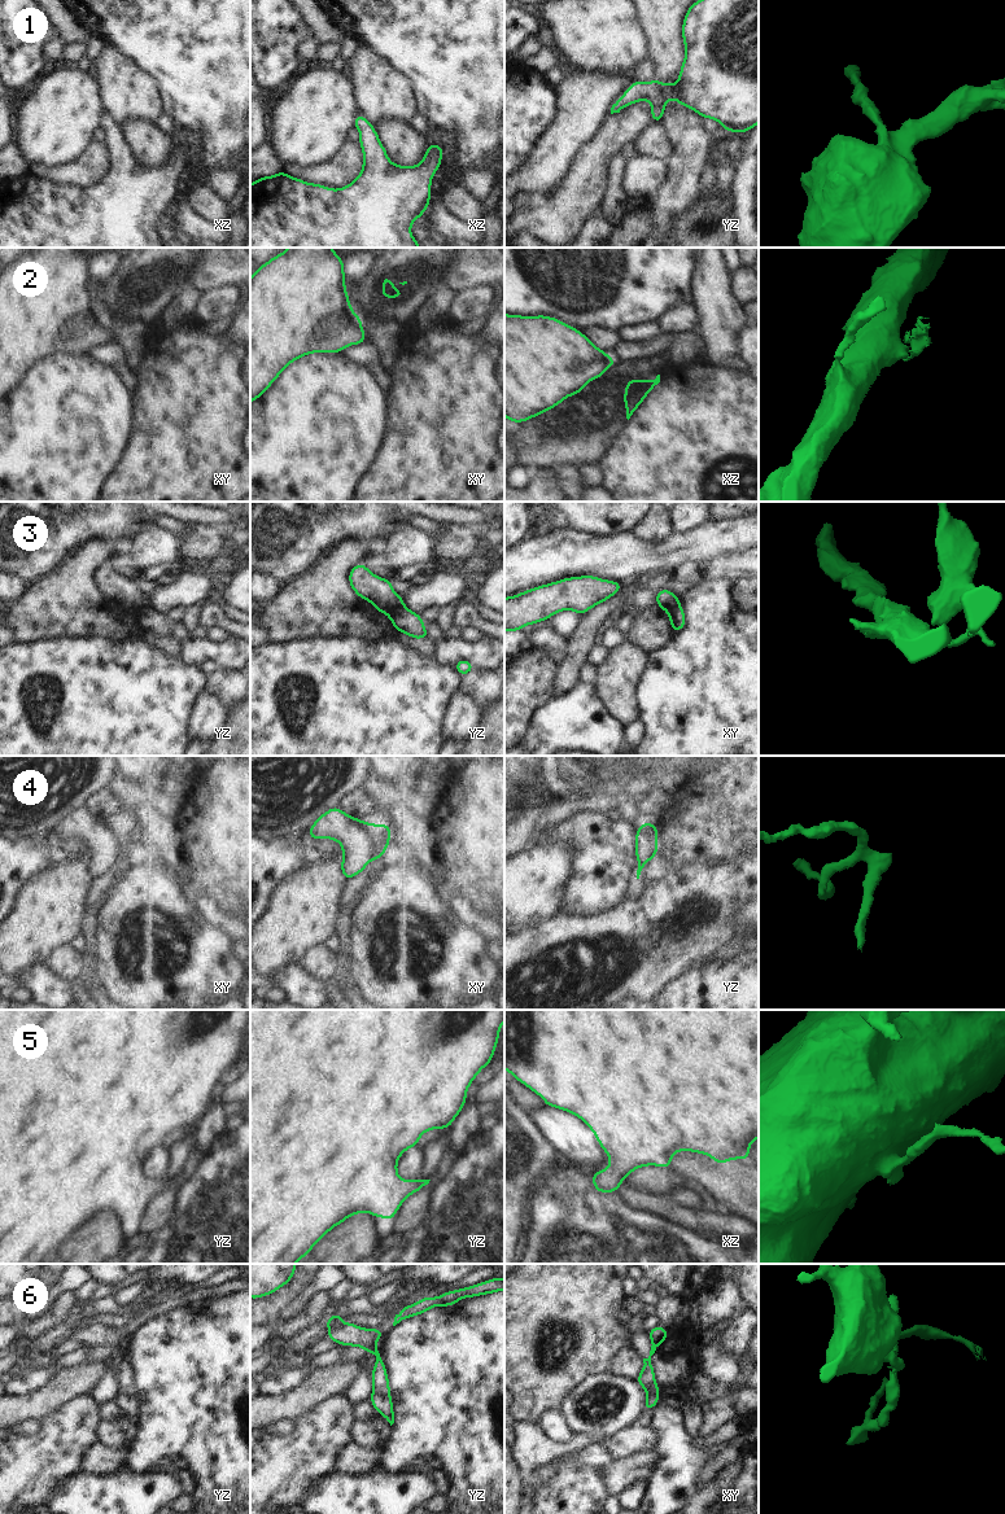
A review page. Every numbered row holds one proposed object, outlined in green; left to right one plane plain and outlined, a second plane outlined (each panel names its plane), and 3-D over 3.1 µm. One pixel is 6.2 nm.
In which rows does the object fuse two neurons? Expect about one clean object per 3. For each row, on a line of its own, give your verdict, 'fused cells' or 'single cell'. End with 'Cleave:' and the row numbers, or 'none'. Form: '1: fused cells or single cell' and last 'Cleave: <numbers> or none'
1: single cell
2: fused cells
3: fused cells
4: single cell
5: single cell
6: fused cells
Cleave: 2, 3, 6

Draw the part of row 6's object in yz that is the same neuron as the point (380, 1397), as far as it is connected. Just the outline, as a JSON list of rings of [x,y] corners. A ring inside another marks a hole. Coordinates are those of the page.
[[[375,1344],[370,1347],[367,1353],[373,1353],[377,1360],[372,1369],[373,1390],[371,1393],[371,1404],[390,1423],[394,1423],[394,1412],[390,1399],[390,1388],[385,1365],[383,1362],[383,1351],[377,1351]]]

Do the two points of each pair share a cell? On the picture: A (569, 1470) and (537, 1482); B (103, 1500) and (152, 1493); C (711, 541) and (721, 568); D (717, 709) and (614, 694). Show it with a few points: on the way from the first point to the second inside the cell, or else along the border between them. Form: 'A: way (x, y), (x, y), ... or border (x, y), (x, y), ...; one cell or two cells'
A: border (550, 1466), (553, 1474), (534, 1492); two cells
B: way (114, 1500), (129, 1500), (140, 1496); one cell
C: border (744, 550), (726, 552), (697, 563), (687, 563); two cells
D: border (645, 669), (637, 685), (638, 717); two cells

